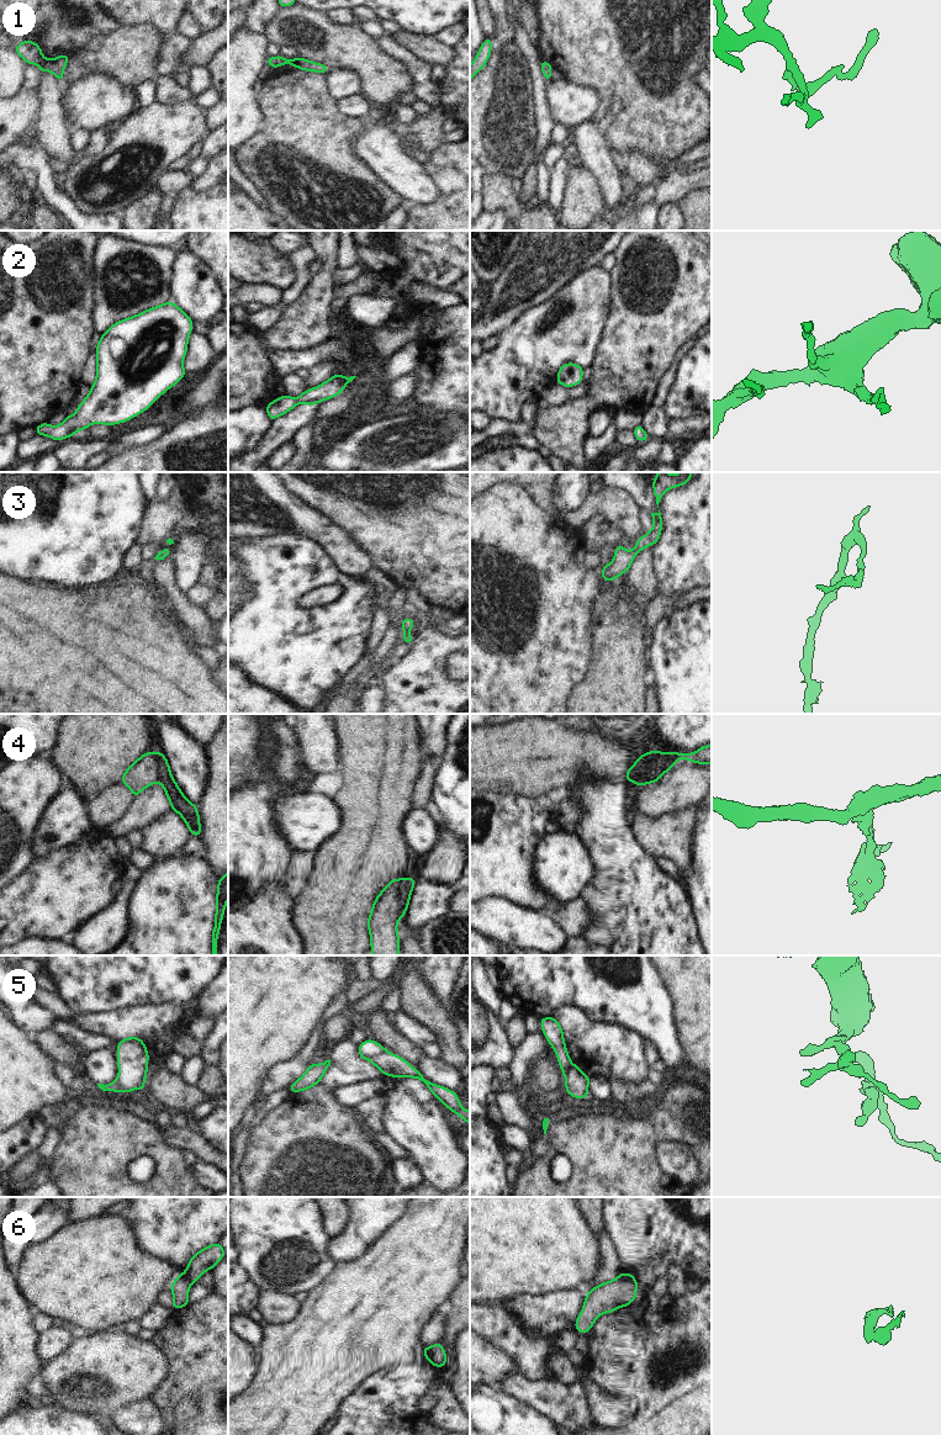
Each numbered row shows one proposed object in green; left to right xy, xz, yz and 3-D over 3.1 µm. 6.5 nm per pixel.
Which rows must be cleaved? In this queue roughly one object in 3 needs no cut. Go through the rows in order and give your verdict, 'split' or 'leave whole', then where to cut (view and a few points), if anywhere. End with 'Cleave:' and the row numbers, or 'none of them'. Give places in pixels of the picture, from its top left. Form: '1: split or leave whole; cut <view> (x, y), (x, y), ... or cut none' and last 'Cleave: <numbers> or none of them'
1: split; cut xy (46, 59), (40, 65)
2: leave whole; cut none
3: leave whole; cut none
4: split; cut xz (398, 880), (398, 909), (403, 915)
5: split; cut xz (385, 1049), (369, 1057), (359, 1054)
6: split; cut xy (183, 1272), (191, 1283)
Cleave: 1, 4, 5, 6

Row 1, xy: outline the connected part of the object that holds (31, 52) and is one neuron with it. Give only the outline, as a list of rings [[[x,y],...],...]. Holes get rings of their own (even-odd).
[[[23,39],[21,44],[14,48],[14,51],[25,60],[26,64],[42,65],[46,60],[39,44],[30,39]]]

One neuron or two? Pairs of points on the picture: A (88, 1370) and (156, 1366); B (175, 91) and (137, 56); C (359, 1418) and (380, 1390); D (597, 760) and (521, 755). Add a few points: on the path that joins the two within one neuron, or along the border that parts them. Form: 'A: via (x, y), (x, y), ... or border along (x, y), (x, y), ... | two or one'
A: via (105, 1370), (138, 1366) | one
B: border along (157, 75), (153, 79) | two
C: via (366, 1410), (380, 1397) | one
D: via (579, 755), (539, 755) | one

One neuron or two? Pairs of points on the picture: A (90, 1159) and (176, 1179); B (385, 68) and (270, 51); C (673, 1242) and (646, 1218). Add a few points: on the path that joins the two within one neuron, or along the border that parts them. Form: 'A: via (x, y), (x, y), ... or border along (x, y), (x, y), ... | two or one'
A: via (112, 1148), (151, 1148), (159, 1156) | one
B: border along (269, 42), (279, 47) | two
C: via (667, 1235), (653, 1221) | one

